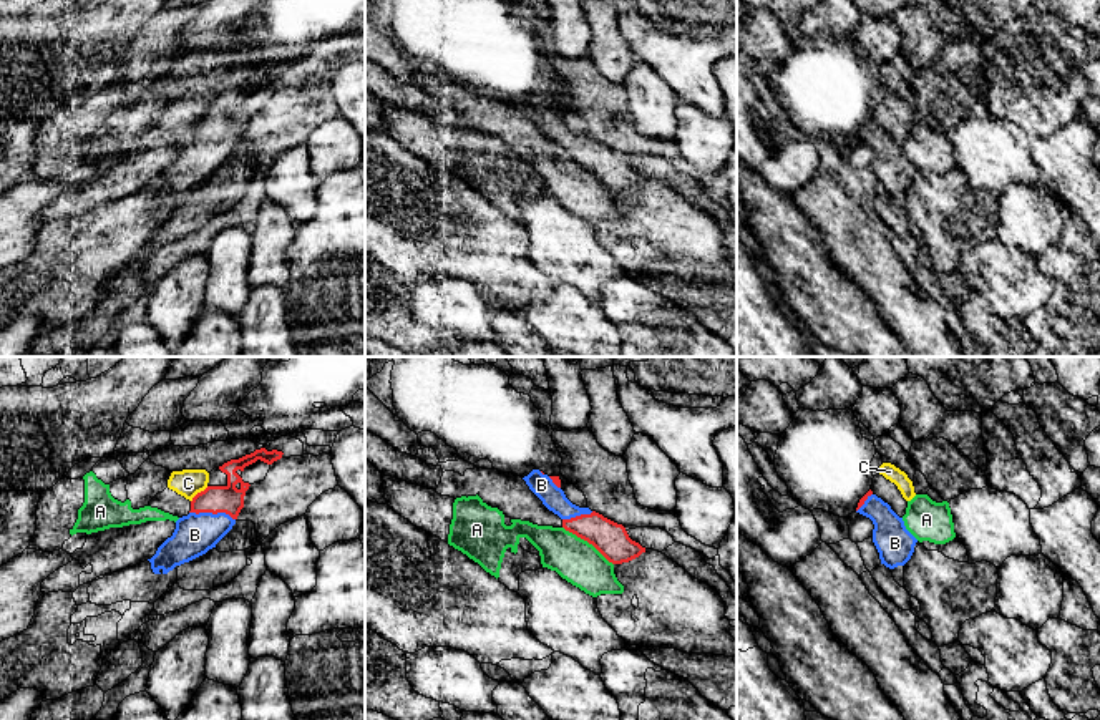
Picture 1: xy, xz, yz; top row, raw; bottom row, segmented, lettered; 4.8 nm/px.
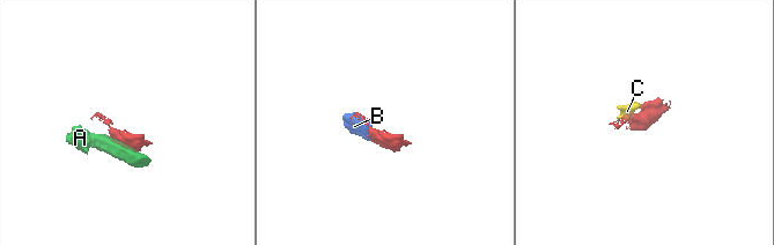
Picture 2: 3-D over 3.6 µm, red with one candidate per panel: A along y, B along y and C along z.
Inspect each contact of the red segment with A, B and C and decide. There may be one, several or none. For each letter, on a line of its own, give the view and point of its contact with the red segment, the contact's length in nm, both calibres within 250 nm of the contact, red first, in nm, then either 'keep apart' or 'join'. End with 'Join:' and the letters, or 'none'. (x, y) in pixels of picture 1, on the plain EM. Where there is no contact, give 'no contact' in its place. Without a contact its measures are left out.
A: xz (588, 170) | 320 nm | 170/220 nm | keep apart
B: xy (213, 141) | 220 nm | 140/200 nm | join
C: xy (198, 121) | 120 nm | 140/140 nm | keep apart
Join: B

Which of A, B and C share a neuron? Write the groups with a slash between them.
A / B / C

